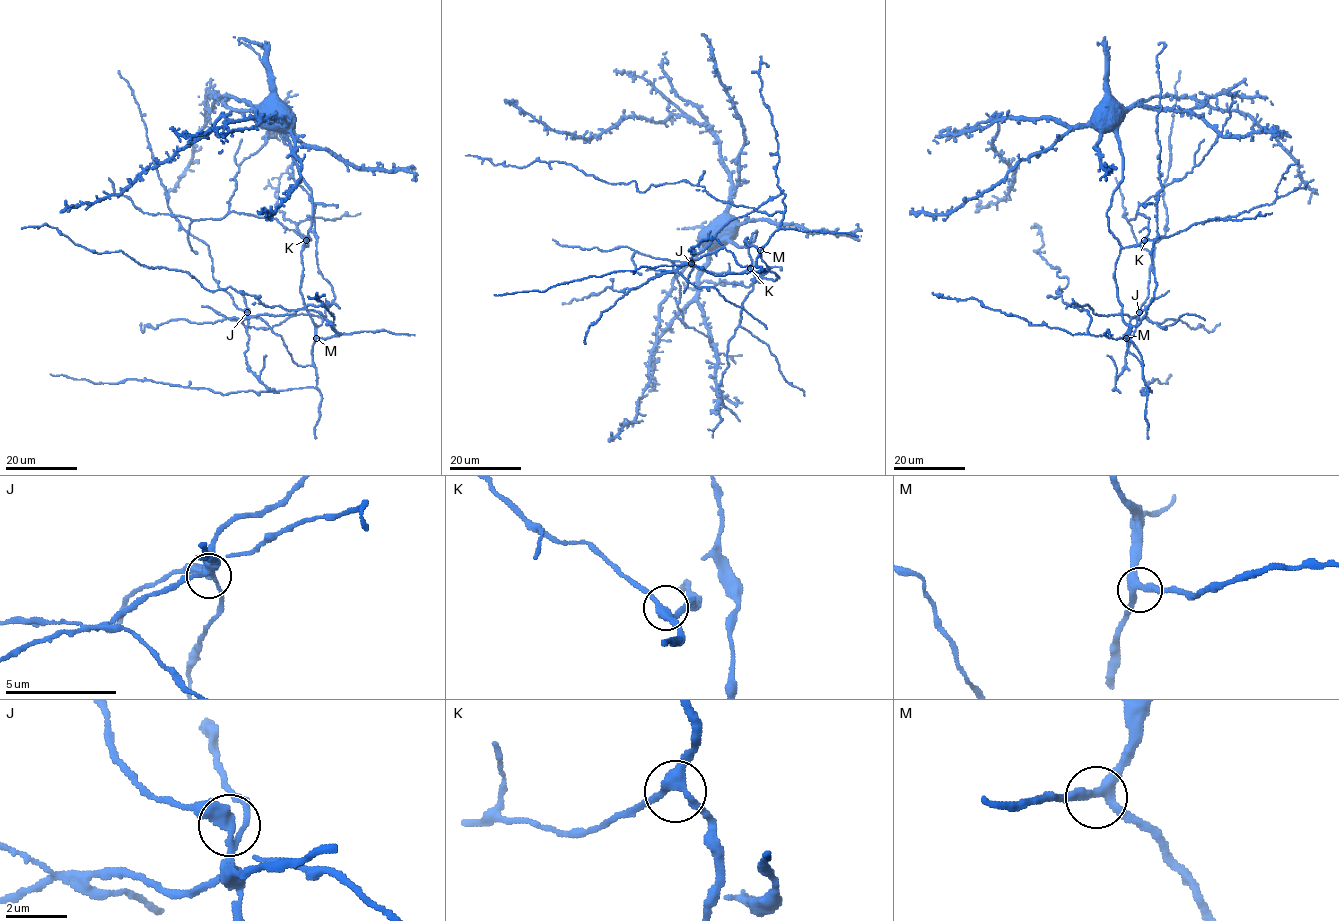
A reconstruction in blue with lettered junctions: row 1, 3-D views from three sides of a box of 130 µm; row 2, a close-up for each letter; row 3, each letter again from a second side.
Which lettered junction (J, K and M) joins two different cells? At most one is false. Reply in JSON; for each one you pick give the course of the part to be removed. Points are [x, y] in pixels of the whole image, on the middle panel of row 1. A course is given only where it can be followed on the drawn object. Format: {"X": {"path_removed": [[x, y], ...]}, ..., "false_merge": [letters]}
{"J": {"path_removed": [[691, 263], [631, 288], [589, 326], [585, 344]]}, "false_merge": ["J"]}

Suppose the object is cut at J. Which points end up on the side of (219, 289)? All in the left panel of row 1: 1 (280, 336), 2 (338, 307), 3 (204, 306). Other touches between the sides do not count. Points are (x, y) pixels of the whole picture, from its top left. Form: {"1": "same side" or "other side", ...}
{"1": "same side", "2": "other side", "3": "other side"}

